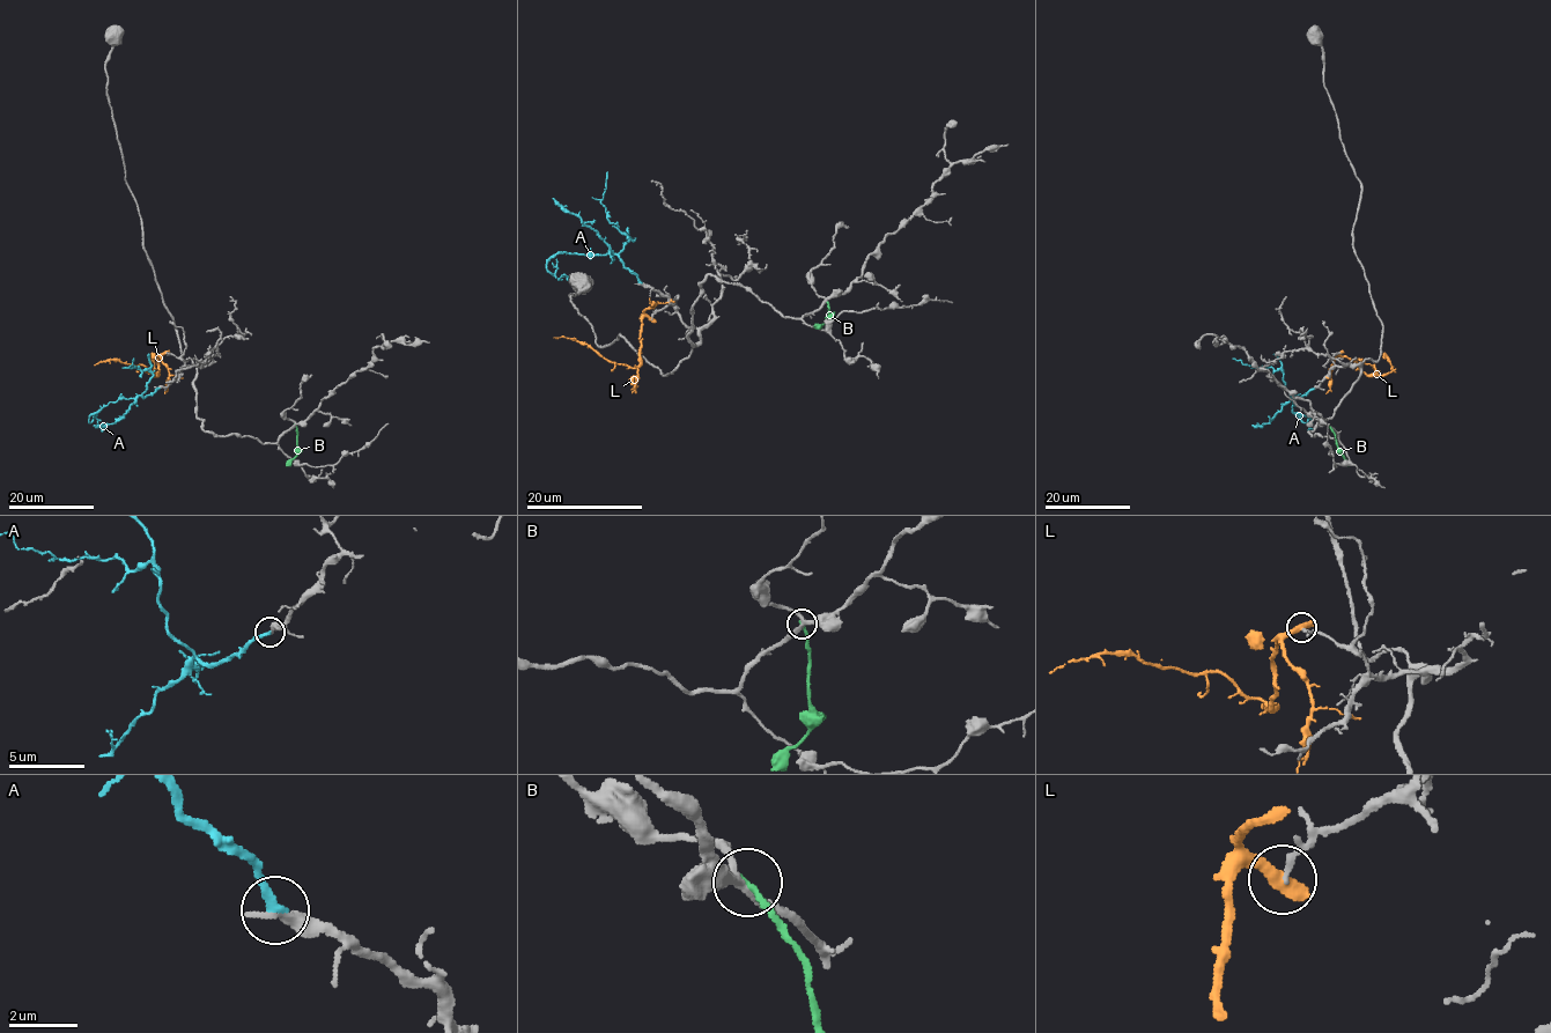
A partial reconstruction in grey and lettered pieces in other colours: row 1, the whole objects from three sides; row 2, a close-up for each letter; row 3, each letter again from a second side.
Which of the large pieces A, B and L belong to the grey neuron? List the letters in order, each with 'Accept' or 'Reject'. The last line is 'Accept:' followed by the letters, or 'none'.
A: Accept
B: Reject
L: Reject
Accept: A

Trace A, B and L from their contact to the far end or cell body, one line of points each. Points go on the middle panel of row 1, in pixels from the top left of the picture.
A: (640, 282), (615, 255), (560, 252), (547, 260), (546, 268), (559, 280), (564, 275), (568, 280)
B: (826, 300), (829, 319), (814, 326)
L: (650, 319), (644, 316), (642, 321), (639, 363), (630, 368), (614, 363), (585, 344), (563, 337), (553, 338)

